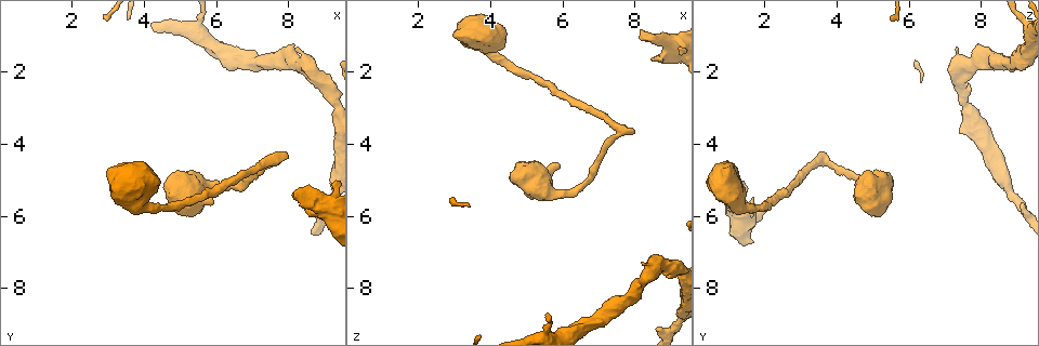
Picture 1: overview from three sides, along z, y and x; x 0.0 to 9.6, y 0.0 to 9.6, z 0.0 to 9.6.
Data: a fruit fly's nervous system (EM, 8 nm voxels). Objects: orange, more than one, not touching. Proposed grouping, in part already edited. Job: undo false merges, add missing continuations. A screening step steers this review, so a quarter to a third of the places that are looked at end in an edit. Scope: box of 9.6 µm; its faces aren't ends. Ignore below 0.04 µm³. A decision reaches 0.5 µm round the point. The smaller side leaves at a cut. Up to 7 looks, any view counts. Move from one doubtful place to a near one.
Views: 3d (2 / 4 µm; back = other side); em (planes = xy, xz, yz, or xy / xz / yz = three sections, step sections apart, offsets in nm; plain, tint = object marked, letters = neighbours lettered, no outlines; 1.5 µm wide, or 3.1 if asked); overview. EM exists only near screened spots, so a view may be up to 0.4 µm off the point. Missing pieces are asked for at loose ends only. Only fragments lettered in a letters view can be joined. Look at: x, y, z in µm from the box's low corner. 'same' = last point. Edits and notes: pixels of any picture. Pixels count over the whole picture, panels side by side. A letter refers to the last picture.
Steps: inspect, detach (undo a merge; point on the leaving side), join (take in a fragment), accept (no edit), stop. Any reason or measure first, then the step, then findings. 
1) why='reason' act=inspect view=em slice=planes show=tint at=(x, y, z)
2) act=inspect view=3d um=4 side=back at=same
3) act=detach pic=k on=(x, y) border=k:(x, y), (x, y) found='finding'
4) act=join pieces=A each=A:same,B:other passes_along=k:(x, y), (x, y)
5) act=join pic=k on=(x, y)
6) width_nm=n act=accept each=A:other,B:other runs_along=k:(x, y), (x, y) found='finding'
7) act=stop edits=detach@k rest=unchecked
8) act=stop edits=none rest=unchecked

why='an open end' act=inspect view=3d um=4 at=(3.00, 4.70, 0.90)

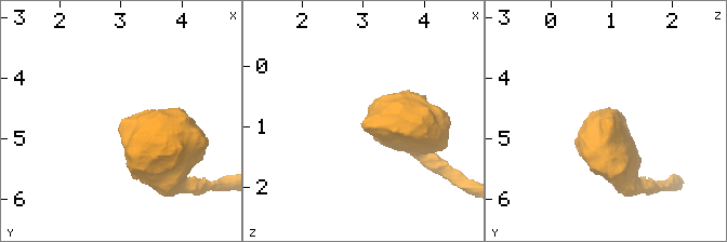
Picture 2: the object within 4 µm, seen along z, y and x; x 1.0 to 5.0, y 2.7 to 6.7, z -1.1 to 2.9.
act=inspect view=em um=3.1 slice=planes show=tint at=(3.05, 4.65, 0.90)

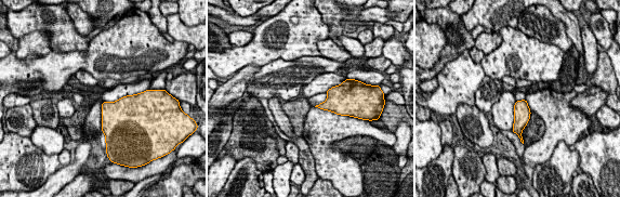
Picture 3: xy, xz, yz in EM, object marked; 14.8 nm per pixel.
act=inspect view=em um=3.1 slice=planes show=letters at=same

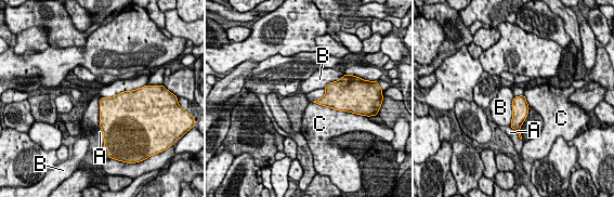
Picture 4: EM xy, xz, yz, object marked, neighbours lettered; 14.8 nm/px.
act=accept each=A:other,B:other,C:other found='none of them fits'

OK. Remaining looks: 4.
why='branch stops here' act=inspect view=3d um=4 side=back at=(7.95, 4.30, 3.65)

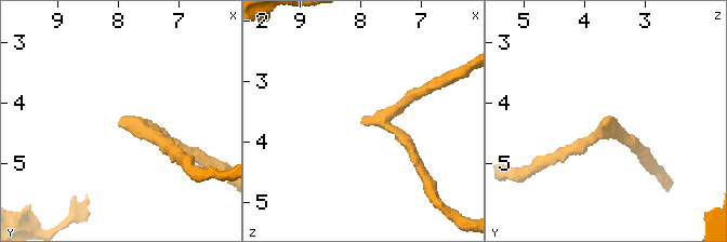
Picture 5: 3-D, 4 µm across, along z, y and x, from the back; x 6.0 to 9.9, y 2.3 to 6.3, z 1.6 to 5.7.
arm_widths_nm=180,220 act=inspect view=em slice=planes show=plain at=(8.00, 4.35, 3.70)

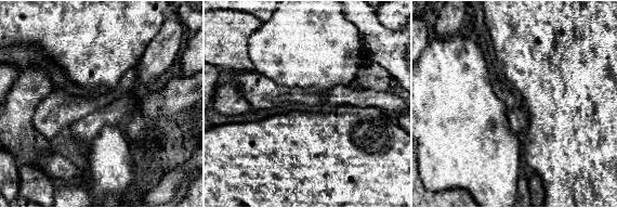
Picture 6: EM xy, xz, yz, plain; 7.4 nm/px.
act=inspect view=em slice=planes show=letters at=same

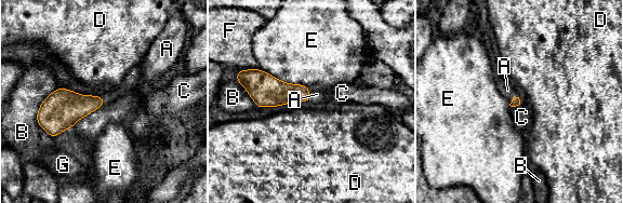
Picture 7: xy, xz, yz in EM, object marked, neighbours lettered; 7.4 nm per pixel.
act=join pieces=A each=A:same,B:other,C:other,D:other,E:other,F:other,G:other passes_along=7:(275, 92), (308, 94), (317, 94) found='it goes on there'

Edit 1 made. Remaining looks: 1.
act=stop edits=join@7 rest=unchecked

